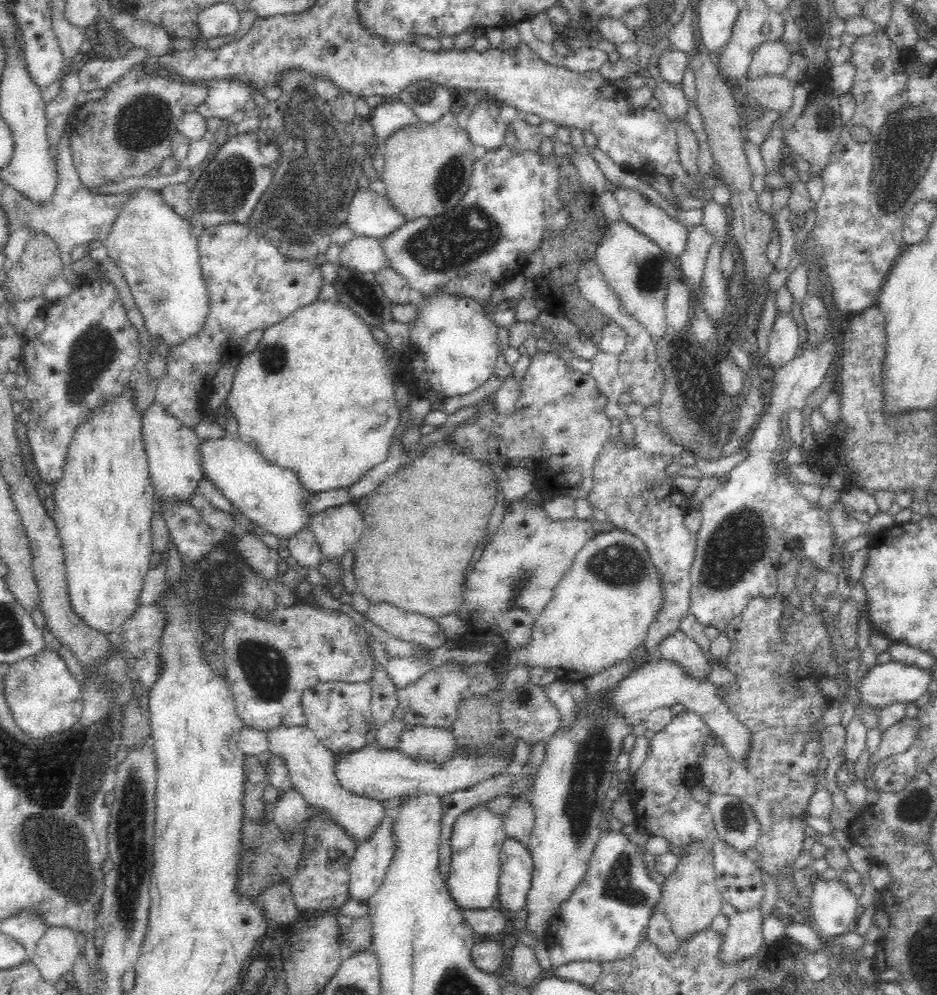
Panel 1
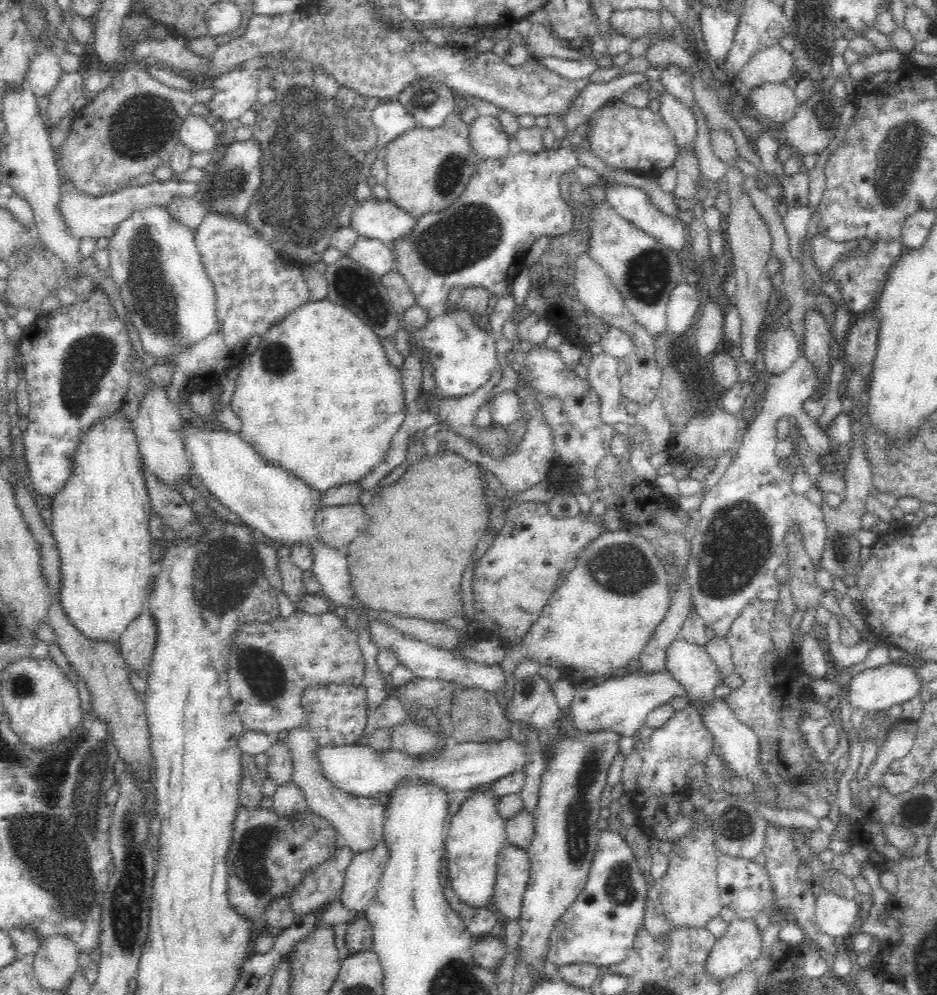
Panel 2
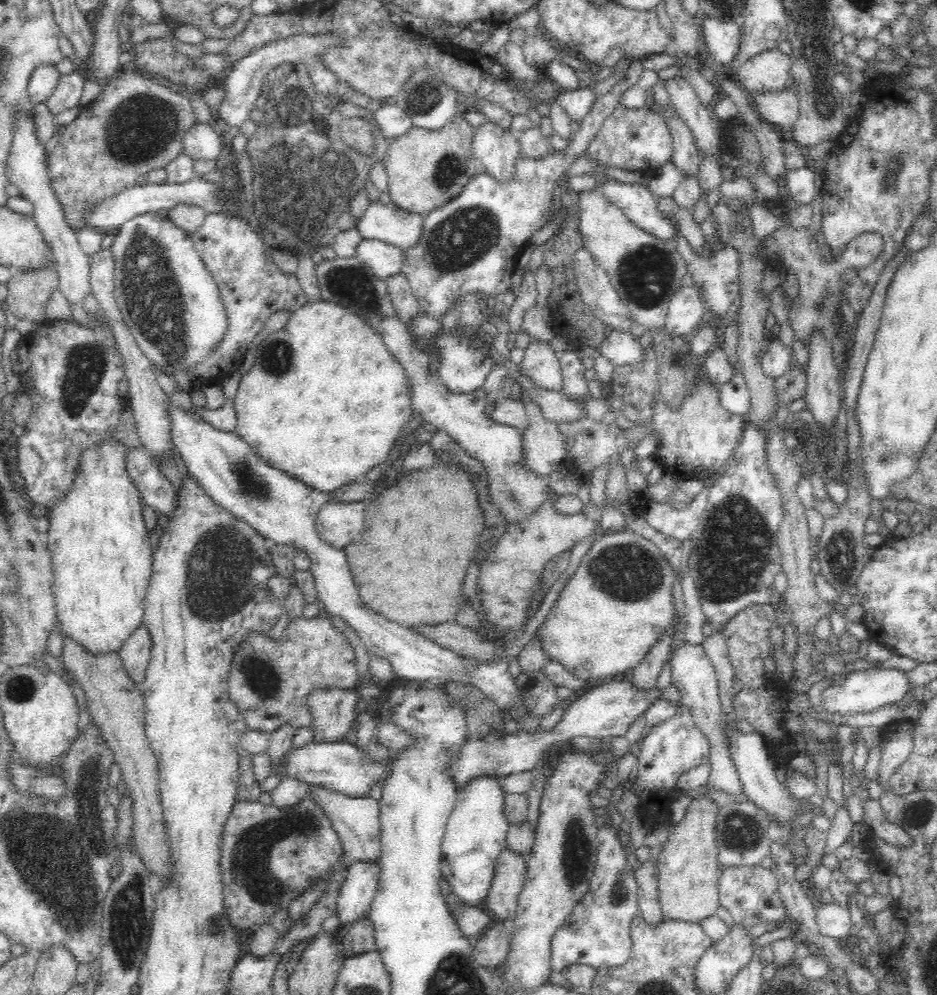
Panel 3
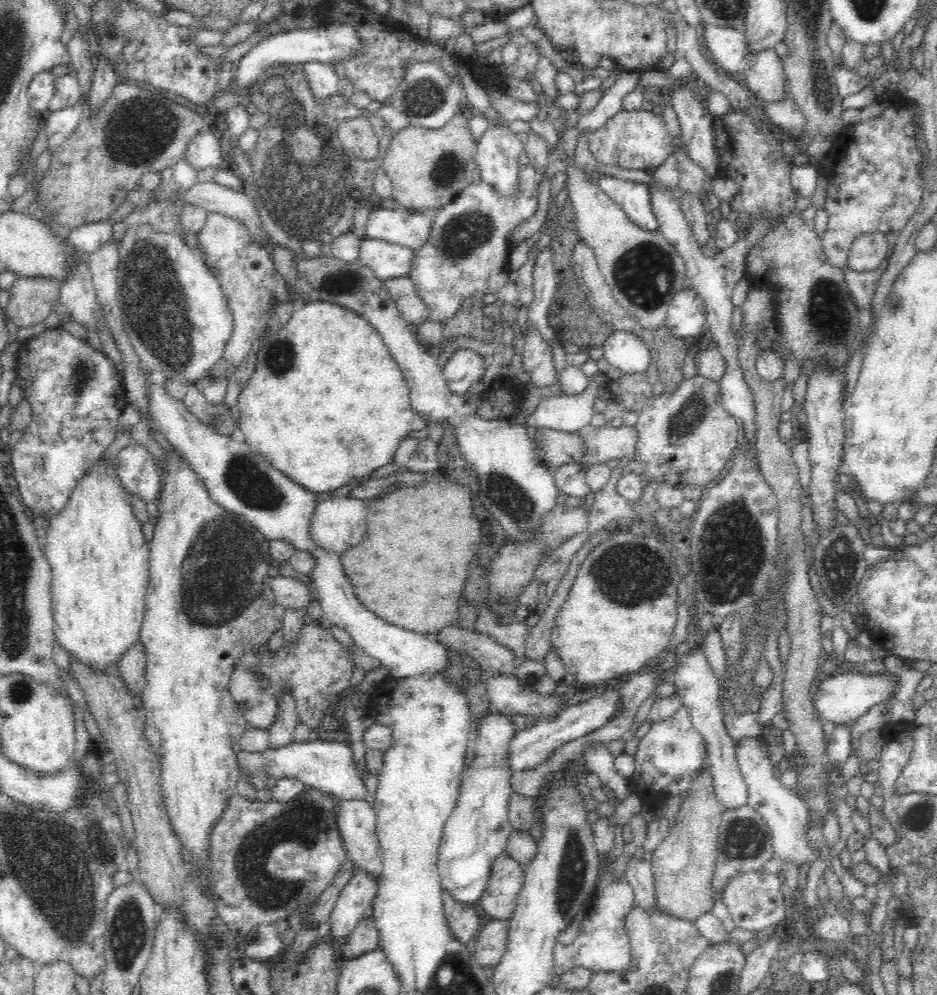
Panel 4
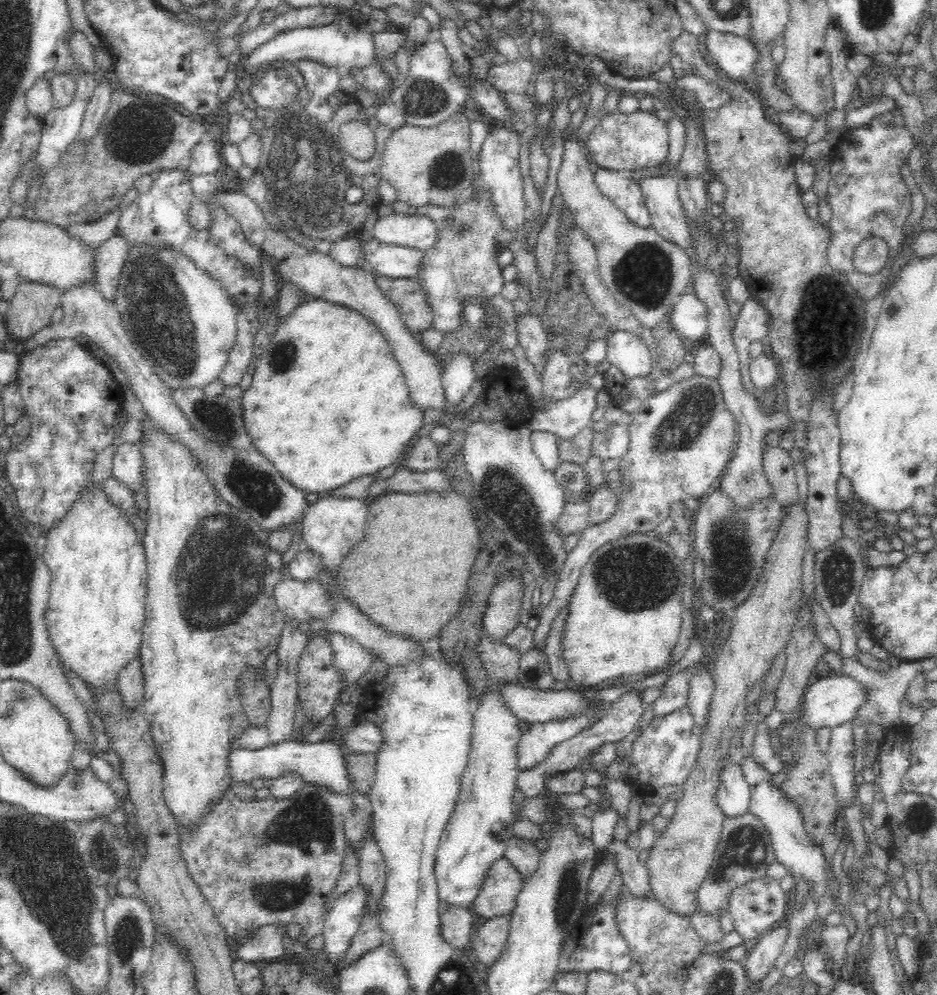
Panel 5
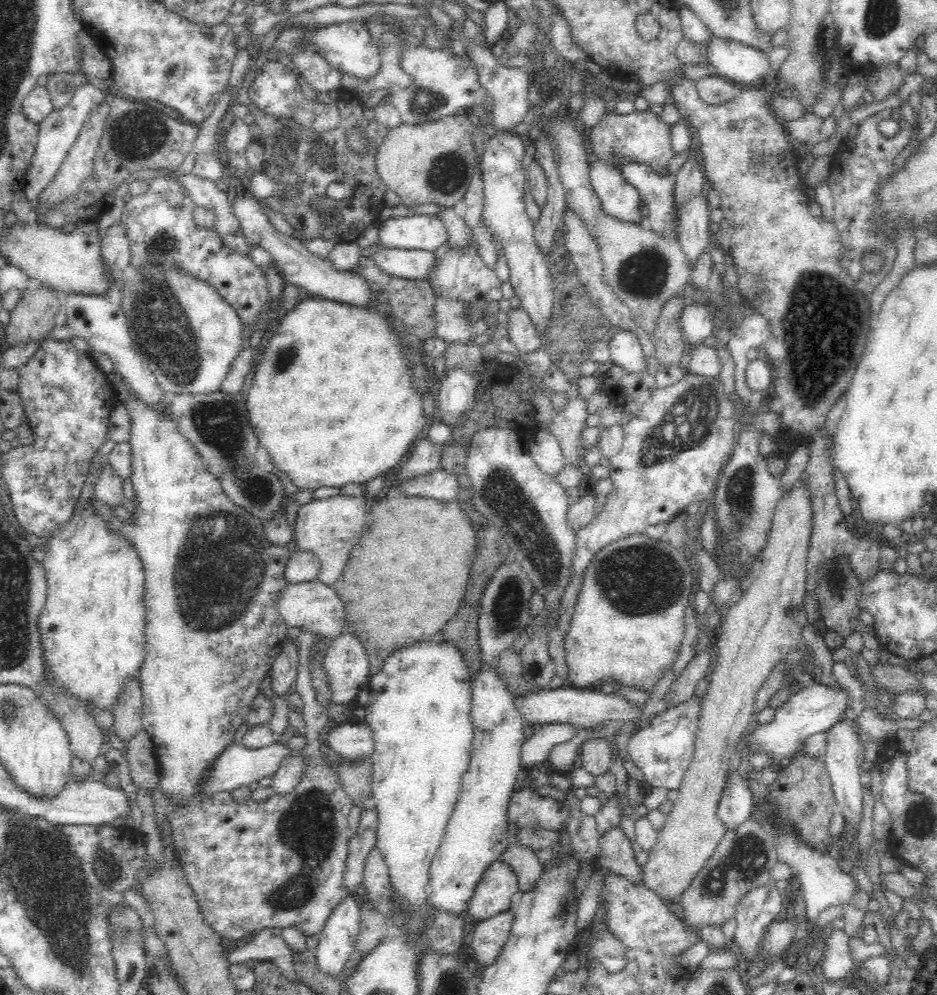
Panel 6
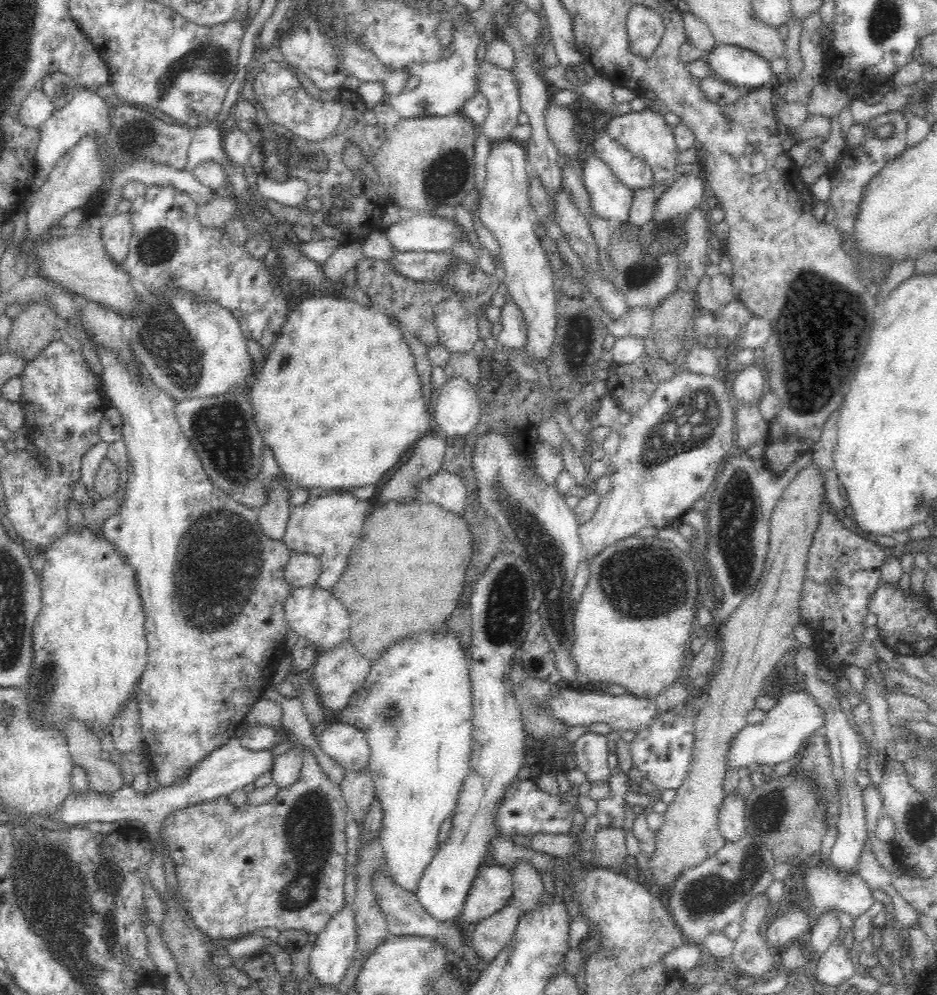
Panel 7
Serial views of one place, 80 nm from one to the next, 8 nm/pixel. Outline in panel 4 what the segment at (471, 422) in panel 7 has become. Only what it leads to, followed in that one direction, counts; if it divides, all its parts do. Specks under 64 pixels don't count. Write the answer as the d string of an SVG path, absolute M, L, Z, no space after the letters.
M470 348L454 350L441 369L446 385L454 394L464 396L487 371L486 362Z

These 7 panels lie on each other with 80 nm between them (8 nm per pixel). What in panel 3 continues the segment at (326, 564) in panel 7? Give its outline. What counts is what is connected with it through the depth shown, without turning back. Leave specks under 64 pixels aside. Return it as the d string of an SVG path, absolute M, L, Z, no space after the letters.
M326 501L321 506L315 527L320 539L337 549L344 549L362 534L365 525L366 502Z

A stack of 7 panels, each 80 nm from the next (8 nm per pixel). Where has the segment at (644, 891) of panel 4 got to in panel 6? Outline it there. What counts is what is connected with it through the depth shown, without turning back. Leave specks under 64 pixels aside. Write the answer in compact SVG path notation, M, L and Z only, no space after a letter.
M616 826L600 839L599 851L595 856L595 867L602 867L629 880L634 886L644 885L643 866L636 862L636 850L622 826Z

